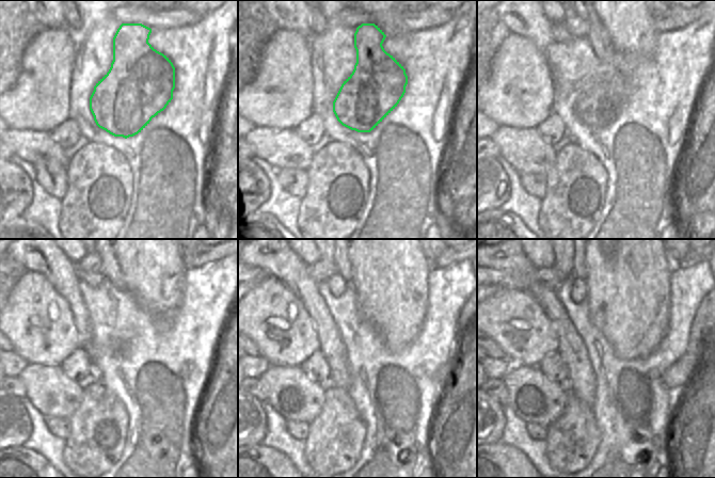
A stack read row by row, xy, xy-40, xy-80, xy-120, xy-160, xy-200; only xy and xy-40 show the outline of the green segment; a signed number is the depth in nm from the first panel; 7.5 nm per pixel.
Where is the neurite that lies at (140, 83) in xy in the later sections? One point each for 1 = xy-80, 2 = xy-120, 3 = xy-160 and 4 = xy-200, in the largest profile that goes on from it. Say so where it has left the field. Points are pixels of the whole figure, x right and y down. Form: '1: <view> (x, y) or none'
1: xy-80 (597, 108)
2: xy-120 (110, 269)
3: xy-160 (342, 260)
4: xy-200 (580, 269)

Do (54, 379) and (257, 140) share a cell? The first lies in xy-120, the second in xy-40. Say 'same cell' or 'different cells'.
same cell

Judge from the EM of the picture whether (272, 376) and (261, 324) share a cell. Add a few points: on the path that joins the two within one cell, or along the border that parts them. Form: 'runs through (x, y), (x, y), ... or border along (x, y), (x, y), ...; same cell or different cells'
border along (271, 364), (296, 367); different cells

